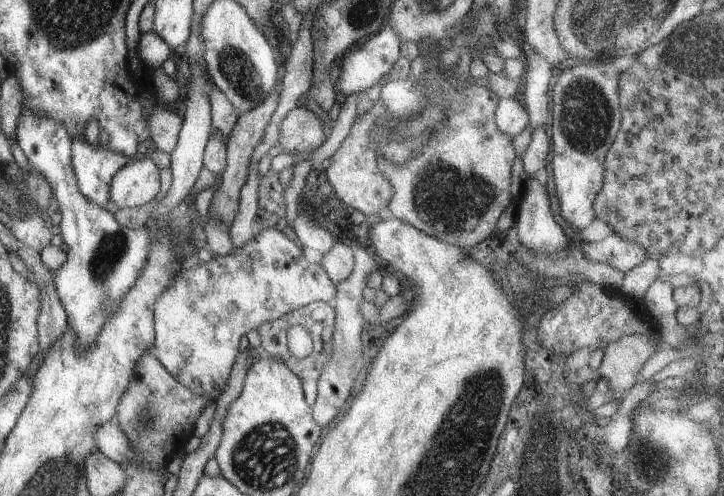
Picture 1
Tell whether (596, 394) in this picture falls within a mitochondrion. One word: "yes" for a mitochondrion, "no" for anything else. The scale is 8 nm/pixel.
no

